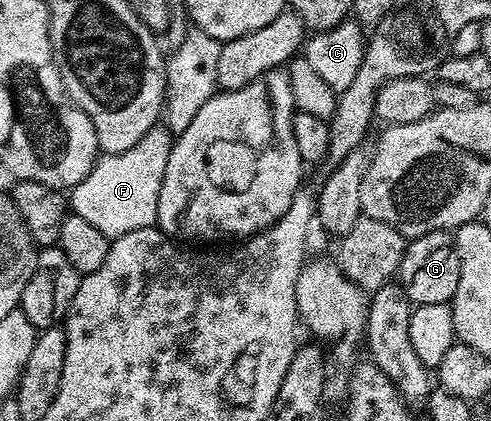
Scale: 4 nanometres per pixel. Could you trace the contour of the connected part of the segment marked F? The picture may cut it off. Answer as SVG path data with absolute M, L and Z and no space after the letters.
M158 123L153 129L146 131L146 135L142 135L142 139L138 139L138 143L130 147L130 151L97 156L90 175L86 175L82 183L70 190L71 212L82 215L86 223L98 227L98 231L102 231L102 235L110 239L121 237L130 231L153 228L158 215L158 191L162 191L162 175L166 175L166 159L170 159L173 140L173 134L163 124Z

